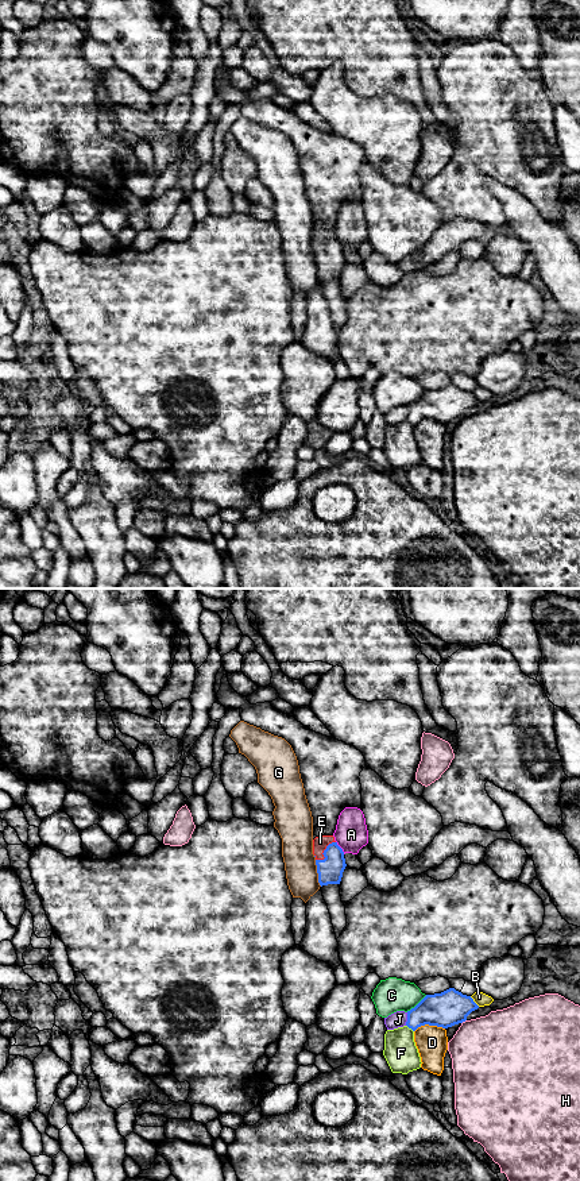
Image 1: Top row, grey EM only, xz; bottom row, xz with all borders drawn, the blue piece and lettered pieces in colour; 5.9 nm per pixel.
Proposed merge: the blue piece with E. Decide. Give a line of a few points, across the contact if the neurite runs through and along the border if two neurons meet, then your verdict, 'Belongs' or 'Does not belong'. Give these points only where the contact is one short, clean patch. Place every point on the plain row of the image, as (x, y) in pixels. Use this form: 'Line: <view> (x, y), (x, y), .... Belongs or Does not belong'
Line: xz (329, 265), (329, 253), (324, 247), (320, 238). Belongs

